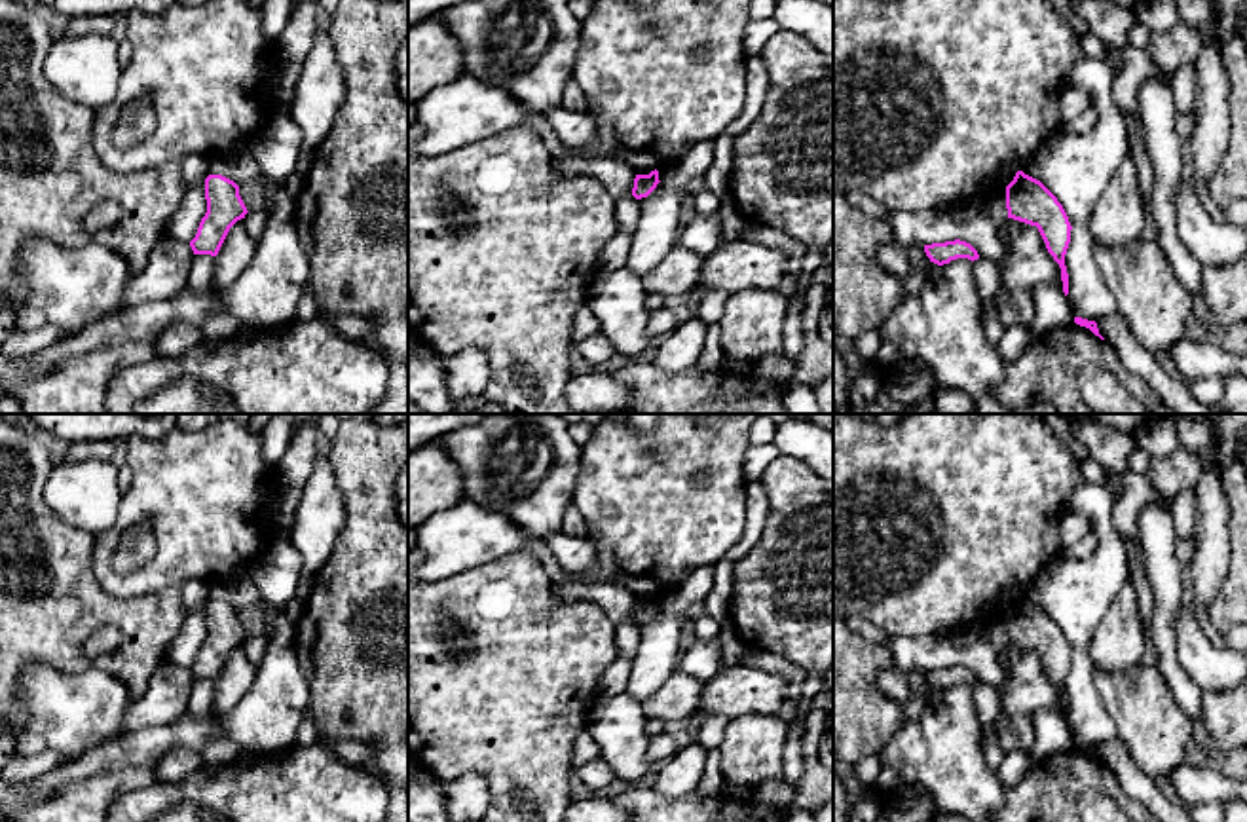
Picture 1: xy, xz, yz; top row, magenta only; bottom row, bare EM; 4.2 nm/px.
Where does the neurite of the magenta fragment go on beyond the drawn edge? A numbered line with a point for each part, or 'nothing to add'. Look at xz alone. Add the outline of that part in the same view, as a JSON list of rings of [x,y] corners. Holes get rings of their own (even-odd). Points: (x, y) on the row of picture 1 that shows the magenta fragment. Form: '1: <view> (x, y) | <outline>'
nothing to add

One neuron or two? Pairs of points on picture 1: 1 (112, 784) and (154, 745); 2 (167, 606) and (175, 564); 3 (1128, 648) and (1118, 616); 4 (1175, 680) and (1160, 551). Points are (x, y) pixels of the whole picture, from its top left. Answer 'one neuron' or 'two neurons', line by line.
1: two neurons
2: two neurons
3: one neuron
4: one neuron

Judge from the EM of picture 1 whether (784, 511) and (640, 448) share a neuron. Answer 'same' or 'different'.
different

